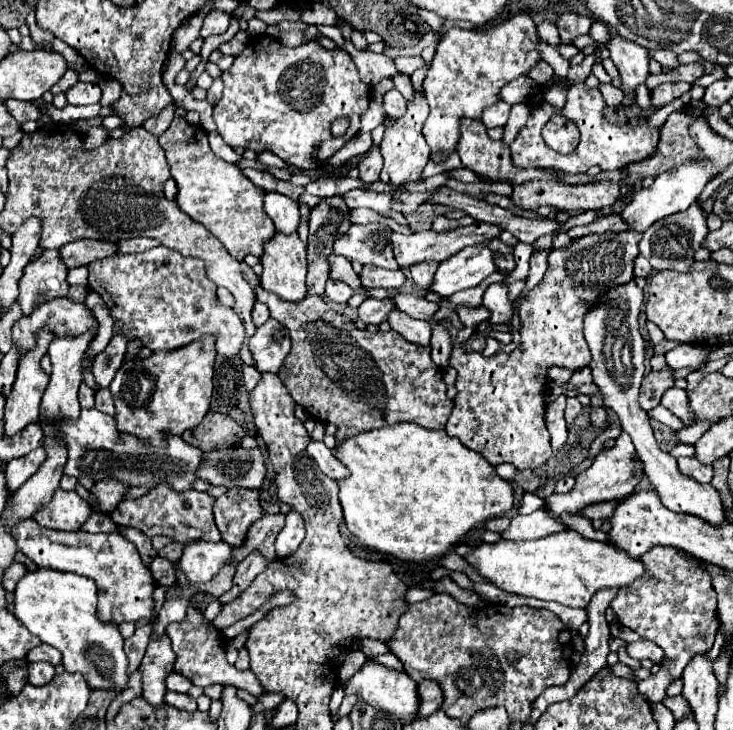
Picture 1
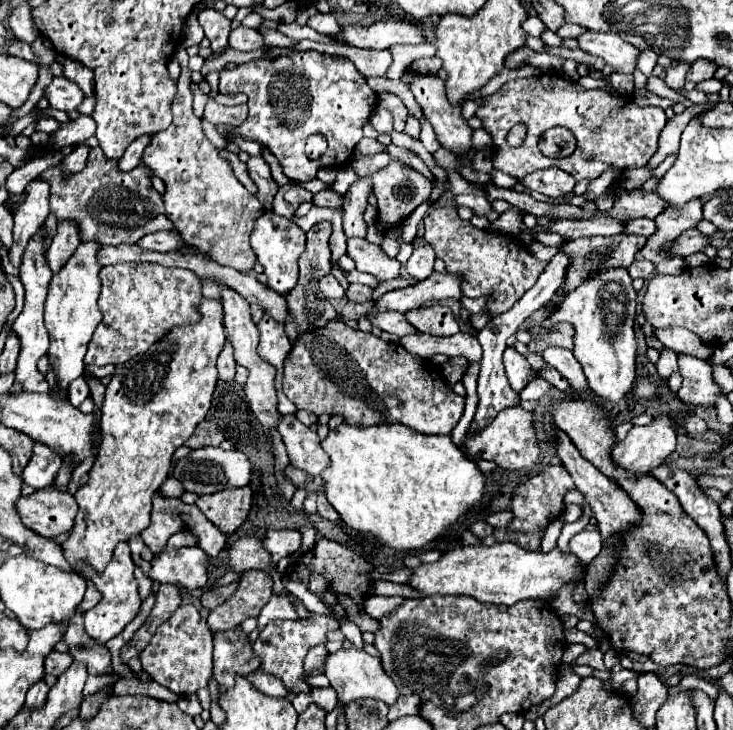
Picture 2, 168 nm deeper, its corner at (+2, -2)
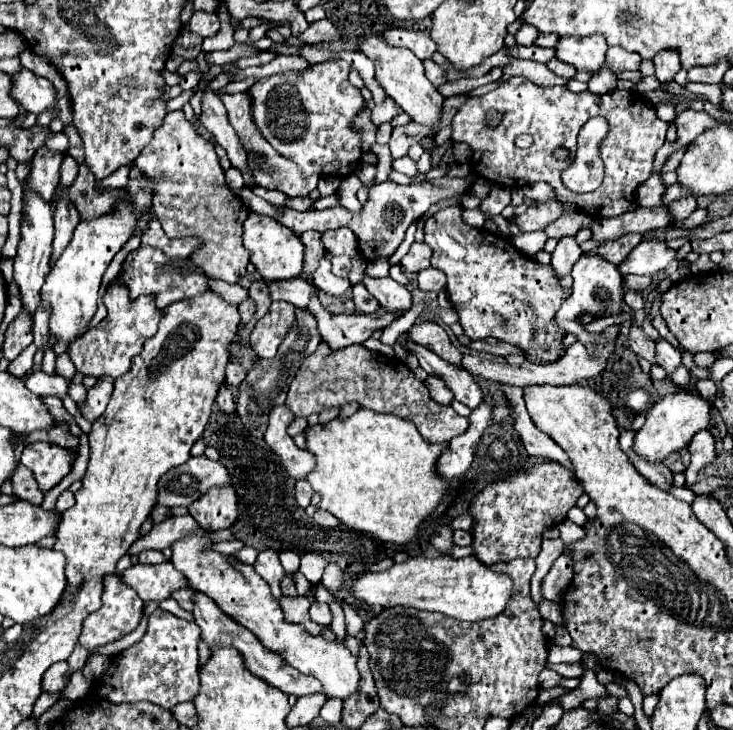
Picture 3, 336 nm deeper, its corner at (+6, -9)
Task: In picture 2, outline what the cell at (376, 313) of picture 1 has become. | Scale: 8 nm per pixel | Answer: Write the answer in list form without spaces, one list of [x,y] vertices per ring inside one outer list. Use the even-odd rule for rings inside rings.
[[[382,311],[382,315],[366,315],[366,317],[372,323],[372,327],[394,333],[398,337],[404,337],[404,335],[416,331],[414,327],[410,327],[410,323],[404,319],[404,315],[398,315],[398,311]]]

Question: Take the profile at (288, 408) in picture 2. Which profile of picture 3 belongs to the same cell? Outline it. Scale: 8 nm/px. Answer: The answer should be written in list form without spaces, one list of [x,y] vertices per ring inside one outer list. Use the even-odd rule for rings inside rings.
[[[272,302],[264,318],[260,318],[252,330],[252,348],[260,358],[274,358],[278,346],[290,326],[294,326],[296,306],[290,302]]]

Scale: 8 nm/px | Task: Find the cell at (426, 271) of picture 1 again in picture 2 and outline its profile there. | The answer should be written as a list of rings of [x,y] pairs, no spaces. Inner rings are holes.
[[[430,245],[418,247],[418,249],[414,249],[412,257],[408,259],[406,271],[416,281],[422,281],[422,279],[426,279],[426,277],[432,275],[432,271],[434,271],[434,259],[436,259],[436,255],[434,255],[434,249]]]

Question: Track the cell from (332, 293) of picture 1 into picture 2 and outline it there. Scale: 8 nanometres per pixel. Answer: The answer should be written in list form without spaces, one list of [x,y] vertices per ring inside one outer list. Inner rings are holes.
[[[328,273],[320,279],[320,291],[326,299],[344,299],[344,289],[332,273]]]

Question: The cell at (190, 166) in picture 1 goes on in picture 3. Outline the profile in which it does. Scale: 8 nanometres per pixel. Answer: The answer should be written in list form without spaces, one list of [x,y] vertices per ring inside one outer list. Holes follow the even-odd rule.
[[[170,112],[166,114],[162,126],[154,130],[154,138],[150,140],[150,146],[142,150],[142,154],[134,162],[142,174],[150,176],[156,180],[156,194],[154,194],[154,204],[152,212],[158,216],[162,230],[166,232],[168,238],[184,238],[184,236],[196,236],[202,240],[202,246],[190,256],[196,266],[204,270],[208,278],[224,280],[228,284],[236,284],[244,274],[246,266],[250,262],[250,254],[242,244],[242,222],[248,216],[246,204],[232,194],[224,180],[224,170],[220,168],[220,158],[214,152],[214,144],[204,140],[196,128],[184,118],[184,112]]]

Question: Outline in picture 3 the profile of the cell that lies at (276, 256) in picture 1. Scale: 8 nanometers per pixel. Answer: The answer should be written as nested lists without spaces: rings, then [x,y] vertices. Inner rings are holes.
[[[250,212],[244,226],[244,246],[250,250],[250,262],[256,266],[260,276],[264,280],[288,280],[296,278],[304,266],[304,246],[300,238],[282,226],[280,222],[274,222],[274,218],[262,218],[262,214]]]

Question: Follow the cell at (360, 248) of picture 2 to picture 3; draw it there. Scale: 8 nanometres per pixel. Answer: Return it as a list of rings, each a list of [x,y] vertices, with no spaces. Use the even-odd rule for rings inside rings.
[[[364,276],[364,286],[378,300],[378,304],[394,316],[402,316],[412,308],[412,294],[406,286],[392,278],[370,278]]]

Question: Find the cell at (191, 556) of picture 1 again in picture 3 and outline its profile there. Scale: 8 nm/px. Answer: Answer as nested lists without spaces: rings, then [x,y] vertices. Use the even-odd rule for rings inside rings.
[[[170,562],[158,564],[158,566],[146,566],[136,564],[120,576],[126,586],[130,586],[144,604],[148,602],[162,602],[170,598],[172,592],[186,586],[186,578],[182,572],[178,572]]]

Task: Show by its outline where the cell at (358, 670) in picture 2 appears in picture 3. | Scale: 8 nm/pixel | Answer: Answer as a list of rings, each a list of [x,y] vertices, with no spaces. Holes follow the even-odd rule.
[[[188,532],[170,546],[170,560],[174,568],[180,570],[198,592],[212,598],[226,616],[248,628],[262,642],[264,648],[278,654],[298,672],[318,678],[328,698],[346,700],[350,694],[354,694],[358,688],[356,656],[350,654],[350,650],[338,640],[312,636],[300,624],[286,622],[278,600],[270,594],[270,586],[256,574],[254,566],[248,566],[232,556],[222,556],[212,546],[214,542],[206,534]]]

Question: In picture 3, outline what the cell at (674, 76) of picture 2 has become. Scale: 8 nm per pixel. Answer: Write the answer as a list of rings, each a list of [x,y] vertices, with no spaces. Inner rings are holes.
[[[662,50],[658,56],[654,56],[656,66],[656,78],[660,82],[670,82],[674,74],[680,70],[680,58],[676,50]]]

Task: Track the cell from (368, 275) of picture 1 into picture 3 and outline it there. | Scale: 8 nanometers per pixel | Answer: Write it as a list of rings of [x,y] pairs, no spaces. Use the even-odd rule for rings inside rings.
[[[320,258],[320,264],[318,268],[314,270],[314,284],[324,290],[326,294],[332,294],[332,296],[338,296],[338,294],[344,294],[348,288],[350,288],[350,282],[346,278],[338,278],[330,272],[330,260],[328,258]]]

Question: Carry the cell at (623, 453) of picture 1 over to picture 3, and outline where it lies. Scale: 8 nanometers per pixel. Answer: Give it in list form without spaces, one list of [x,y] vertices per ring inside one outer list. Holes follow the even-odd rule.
[[[682,390],[660,398],[656,404],[652,404],[652,408],[648,408],[646,422],[634,436],[634,452],[646,458],[648,462],[662,462],[668,454],[686,448],[694,434],[708,428],[710,408],[712,408],[710,400],[690,390]]]

